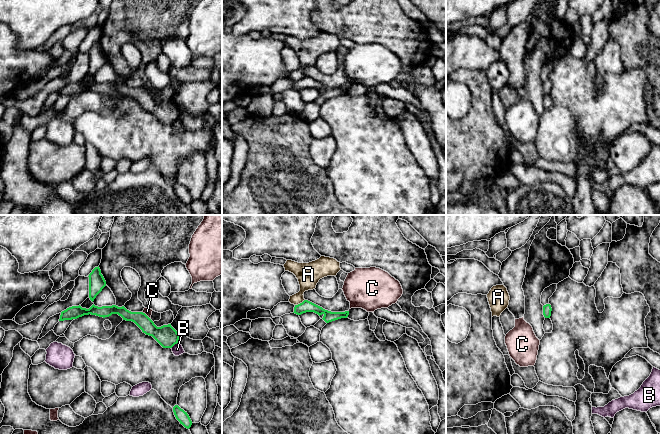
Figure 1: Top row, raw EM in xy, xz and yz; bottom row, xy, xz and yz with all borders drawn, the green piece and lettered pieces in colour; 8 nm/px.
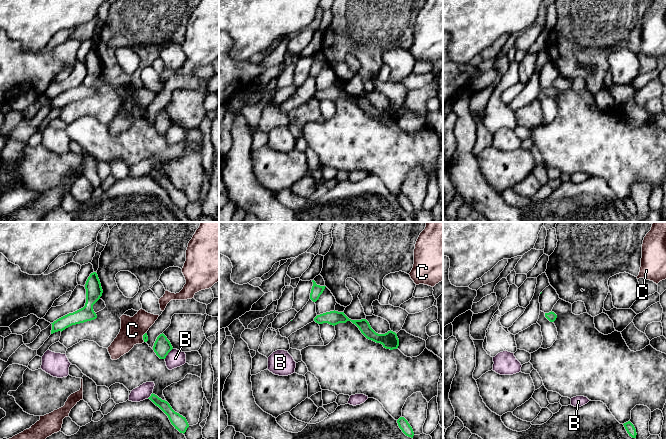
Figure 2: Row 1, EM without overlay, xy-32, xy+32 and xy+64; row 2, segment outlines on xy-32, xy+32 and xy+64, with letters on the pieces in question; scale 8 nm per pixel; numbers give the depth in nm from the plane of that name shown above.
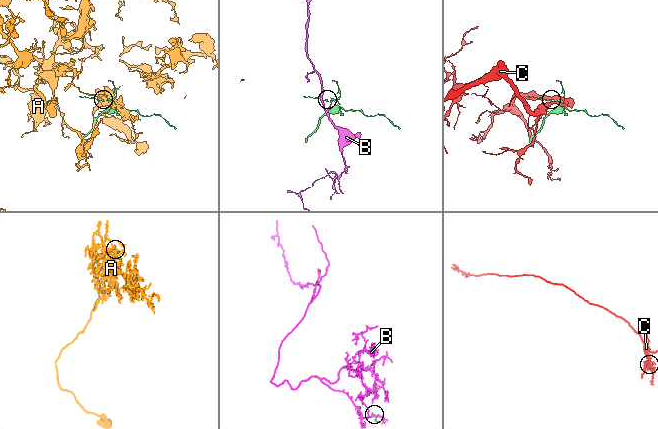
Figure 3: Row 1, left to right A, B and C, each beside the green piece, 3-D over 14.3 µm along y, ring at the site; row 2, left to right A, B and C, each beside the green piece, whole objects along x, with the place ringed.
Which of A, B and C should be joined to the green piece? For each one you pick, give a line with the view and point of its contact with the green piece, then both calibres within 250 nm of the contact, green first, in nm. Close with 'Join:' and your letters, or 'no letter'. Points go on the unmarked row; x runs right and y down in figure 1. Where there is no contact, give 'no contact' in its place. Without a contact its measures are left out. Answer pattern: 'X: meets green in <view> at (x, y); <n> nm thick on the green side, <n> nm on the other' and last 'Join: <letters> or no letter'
A: meets green in xz at (300, 79); 100 nm thick on the green side, 190 nm on the other
Join: A

